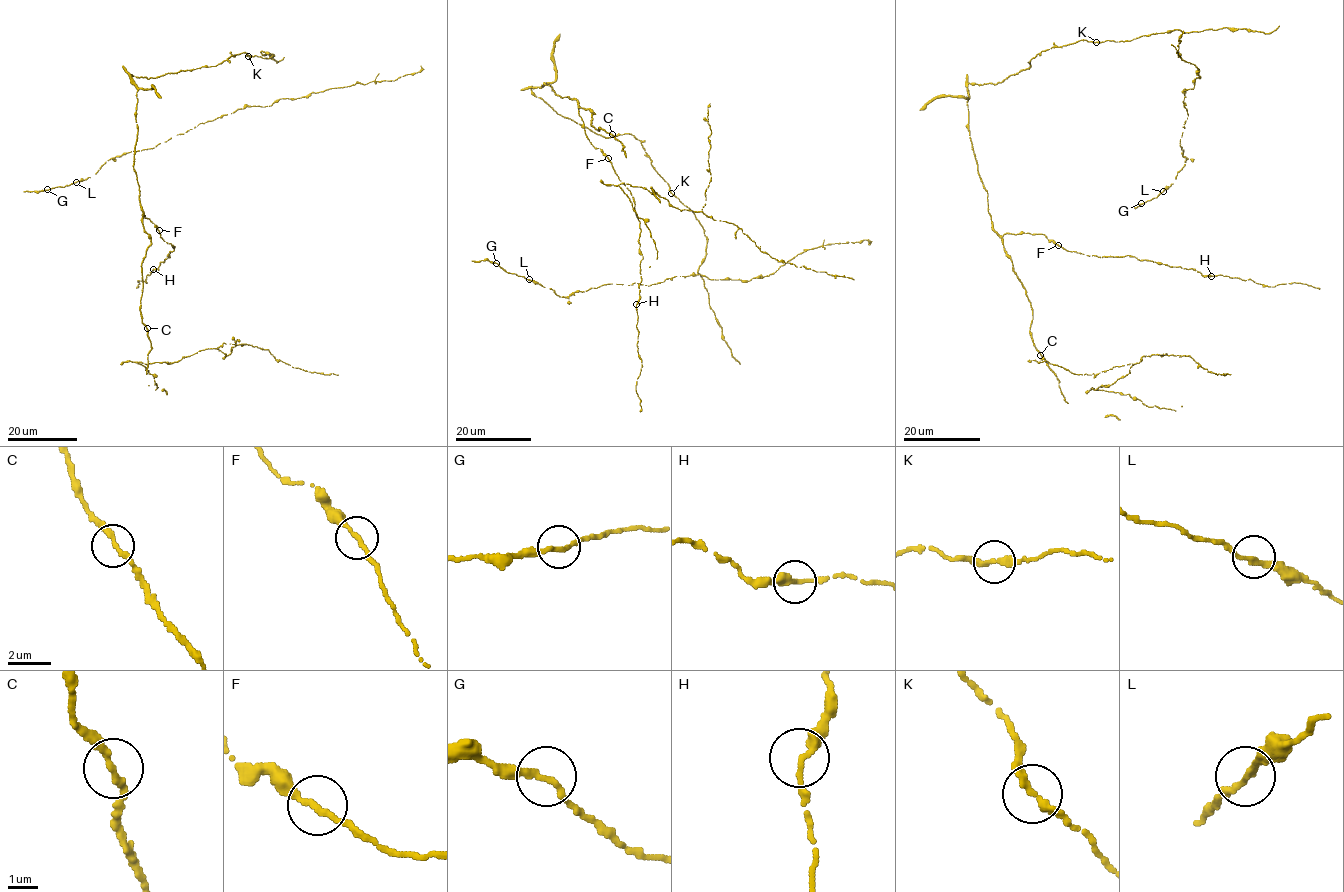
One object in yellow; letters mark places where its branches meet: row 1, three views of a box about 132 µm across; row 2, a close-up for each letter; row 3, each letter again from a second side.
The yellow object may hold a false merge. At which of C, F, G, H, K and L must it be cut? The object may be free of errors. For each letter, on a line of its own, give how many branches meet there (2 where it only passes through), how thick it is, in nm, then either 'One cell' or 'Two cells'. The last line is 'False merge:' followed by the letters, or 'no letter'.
C: Branches: 2. Thickness 260 nm. One cell
F: Branches: 2. Thickness 240 nm. One cell
G: Branches: 2. Thickness 240 nm. One cell
H: Branches: 2. Thickness 240 nm. One cell
K: Branches: 2. Thickness 280 nm. One cell
L: Branches: 2. Thickness 240 nm. One cell
False merge: no letter

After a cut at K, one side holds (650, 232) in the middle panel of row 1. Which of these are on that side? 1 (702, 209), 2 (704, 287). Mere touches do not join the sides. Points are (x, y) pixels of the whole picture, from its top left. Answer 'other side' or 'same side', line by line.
1: same side
2: other side

